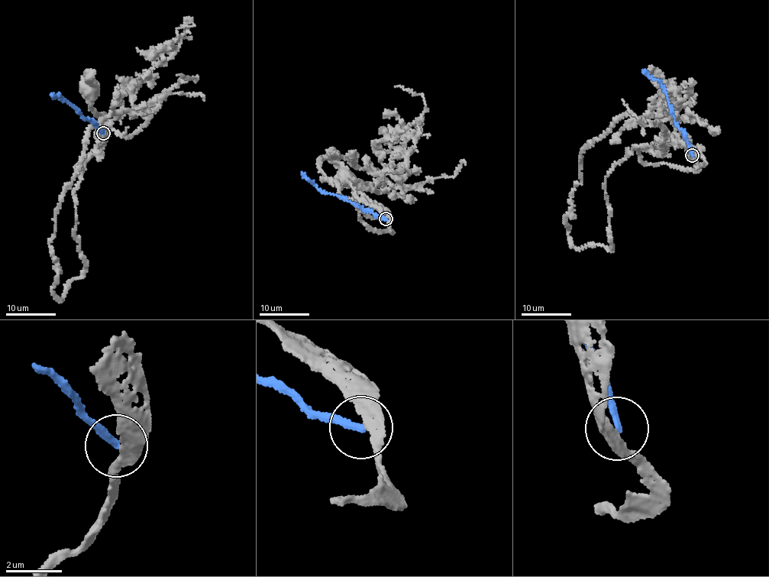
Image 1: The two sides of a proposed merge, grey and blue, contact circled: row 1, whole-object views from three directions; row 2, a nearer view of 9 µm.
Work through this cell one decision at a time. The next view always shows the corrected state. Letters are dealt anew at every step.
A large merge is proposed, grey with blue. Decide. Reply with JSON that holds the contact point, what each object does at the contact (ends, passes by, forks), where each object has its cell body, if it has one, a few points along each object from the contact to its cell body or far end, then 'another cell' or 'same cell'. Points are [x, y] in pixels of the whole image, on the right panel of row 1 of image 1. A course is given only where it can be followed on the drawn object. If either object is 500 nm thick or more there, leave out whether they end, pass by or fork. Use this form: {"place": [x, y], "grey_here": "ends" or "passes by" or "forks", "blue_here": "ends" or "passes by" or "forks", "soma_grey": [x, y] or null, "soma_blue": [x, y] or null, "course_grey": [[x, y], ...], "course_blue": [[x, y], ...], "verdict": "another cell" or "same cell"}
{"place": [692, 155], "grey_here": "passes by", "blue_here": "ends", "soma_grey": [667, 94], "soma_blue": null, "course_grey": [[692, 156], [686, 149], [685, 137], [664, 111], [667, 94]], "course_blue": [[692, 156], [689, 144], [673, 116], [663, 85], [642, 72]], "verdict": "another cell"}

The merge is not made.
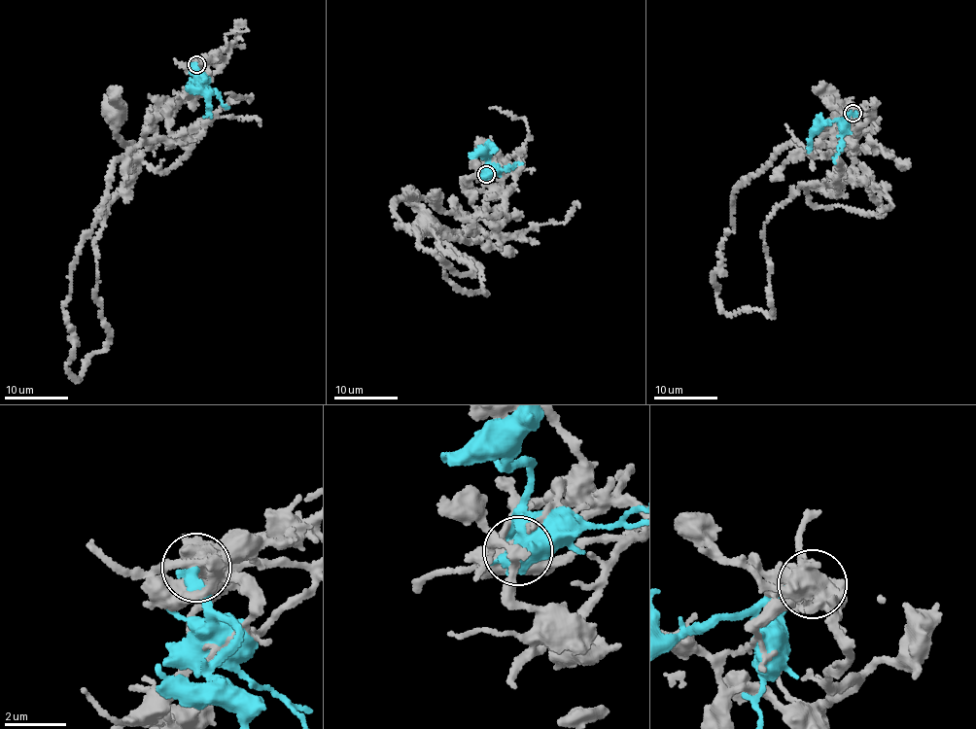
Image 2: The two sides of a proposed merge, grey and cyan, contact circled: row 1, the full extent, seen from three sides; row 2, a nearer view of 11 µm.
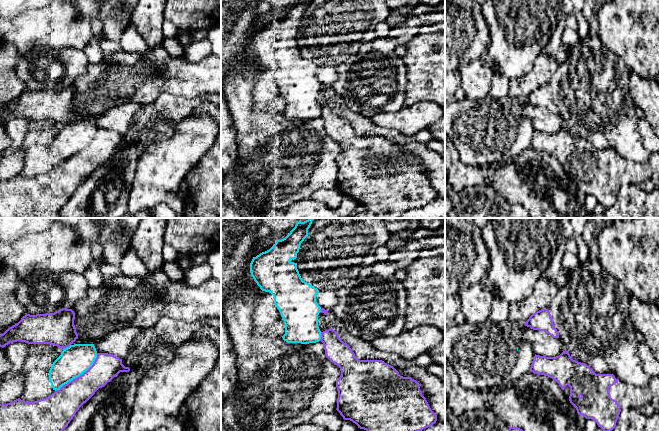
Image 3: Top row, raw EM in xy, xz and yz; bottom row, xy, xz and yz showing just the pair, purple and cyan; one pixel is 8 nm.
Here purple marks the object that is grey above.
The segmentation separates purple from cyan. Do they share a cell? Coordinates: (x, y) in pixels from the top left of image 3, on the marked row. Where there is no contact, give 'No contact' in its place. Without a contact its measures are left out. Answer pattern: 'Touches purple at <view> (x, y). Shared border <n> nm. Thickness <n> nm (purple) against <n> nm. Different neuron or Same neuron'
Touches purple at xy (80, 375). Shared border 460 nm. Thickness 240 nm (purple) against 240 nm. Different neuron

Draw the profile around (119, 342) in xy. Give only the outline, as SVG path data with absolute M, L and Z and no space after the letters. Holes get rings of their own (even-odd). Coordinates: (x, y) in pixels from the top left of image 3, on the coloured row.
M135 326L115 329L94 343L94 346L97 353L108 353L123 359L131 351L134 345L134 339L141 331L142 328Z

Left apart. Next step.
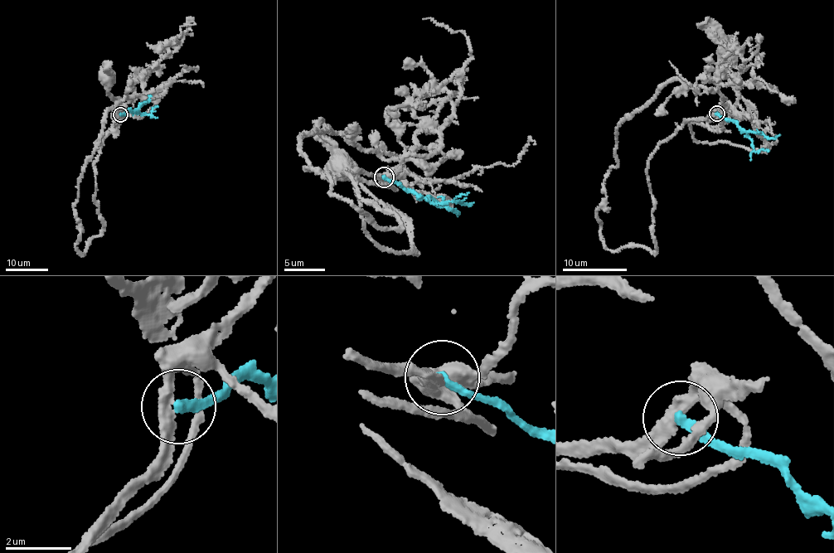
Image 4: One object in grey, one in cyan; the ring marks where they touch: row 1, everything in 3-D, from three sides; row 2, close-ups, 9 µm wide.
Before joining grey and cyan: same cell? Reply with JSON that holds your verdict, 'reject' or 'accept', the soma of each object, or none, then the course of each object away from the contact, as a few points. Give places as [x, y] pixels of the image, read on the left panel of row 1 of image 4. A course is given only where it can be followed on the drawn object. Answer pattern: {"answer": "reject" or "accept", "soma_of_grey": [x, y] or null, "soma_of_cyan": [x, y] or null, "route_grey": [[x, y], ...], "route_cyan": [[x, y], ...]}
{"answer": "reject", "soma_of_grey": [108, 77], "soma_of_cyan": null, "route_grey": [[119, 114], [118, 126], [97, 148], [119, 110], [108, 92], [108, 77]], "route_cyan": [[120, 113], [128, 110], [150, 113], [152, 108], [158, 105]]}

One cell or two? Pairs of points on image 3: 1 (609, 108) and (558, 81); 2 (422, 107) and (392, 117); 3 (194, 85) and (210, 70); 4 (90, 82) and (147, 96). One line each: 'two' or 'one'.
1: one
2: one
3: one
4: one

